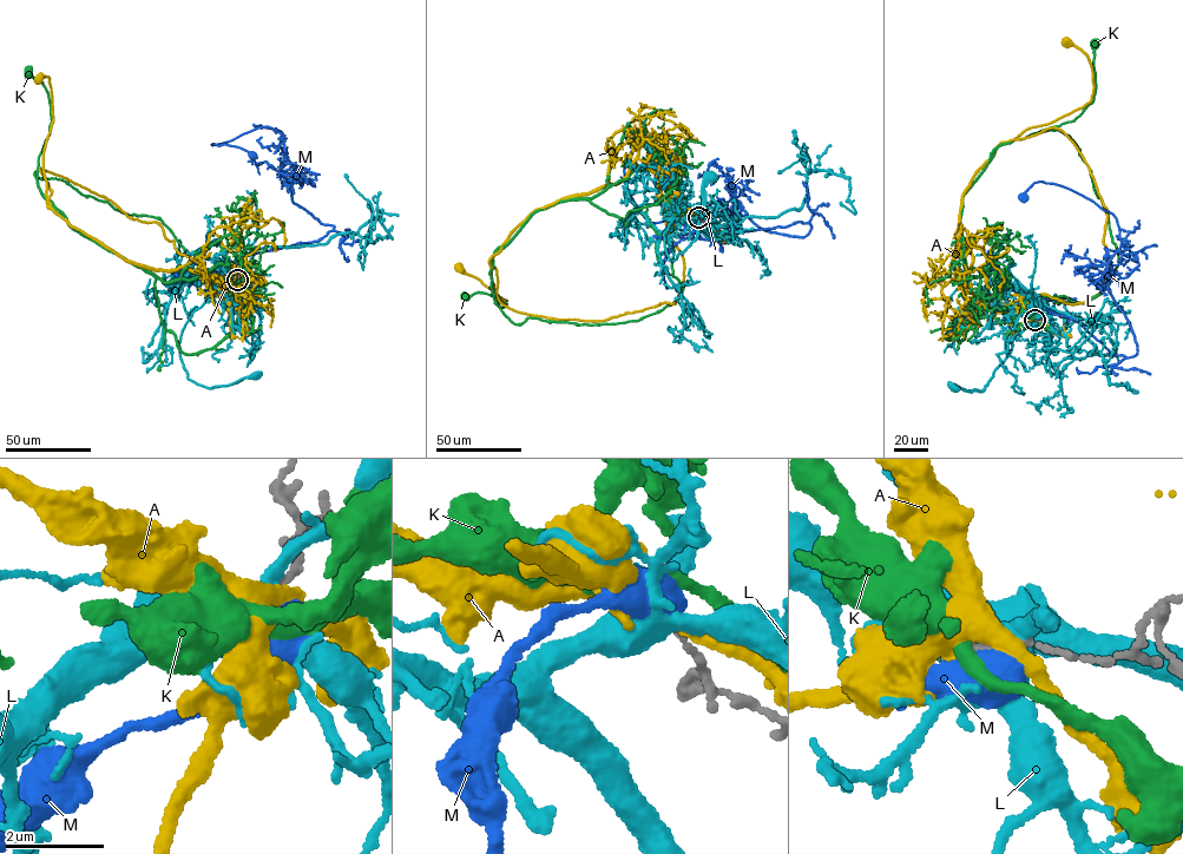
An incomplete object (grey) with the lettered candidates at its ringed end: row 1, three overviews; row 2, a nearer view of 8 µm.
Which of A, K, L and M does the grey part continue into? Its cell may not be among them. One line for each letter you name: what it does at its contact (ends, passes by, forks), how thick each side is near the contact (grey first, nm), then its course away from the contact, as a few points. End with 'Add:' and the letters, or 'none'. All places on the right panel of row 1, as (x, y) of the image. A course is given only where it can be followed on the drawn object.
Add: none

